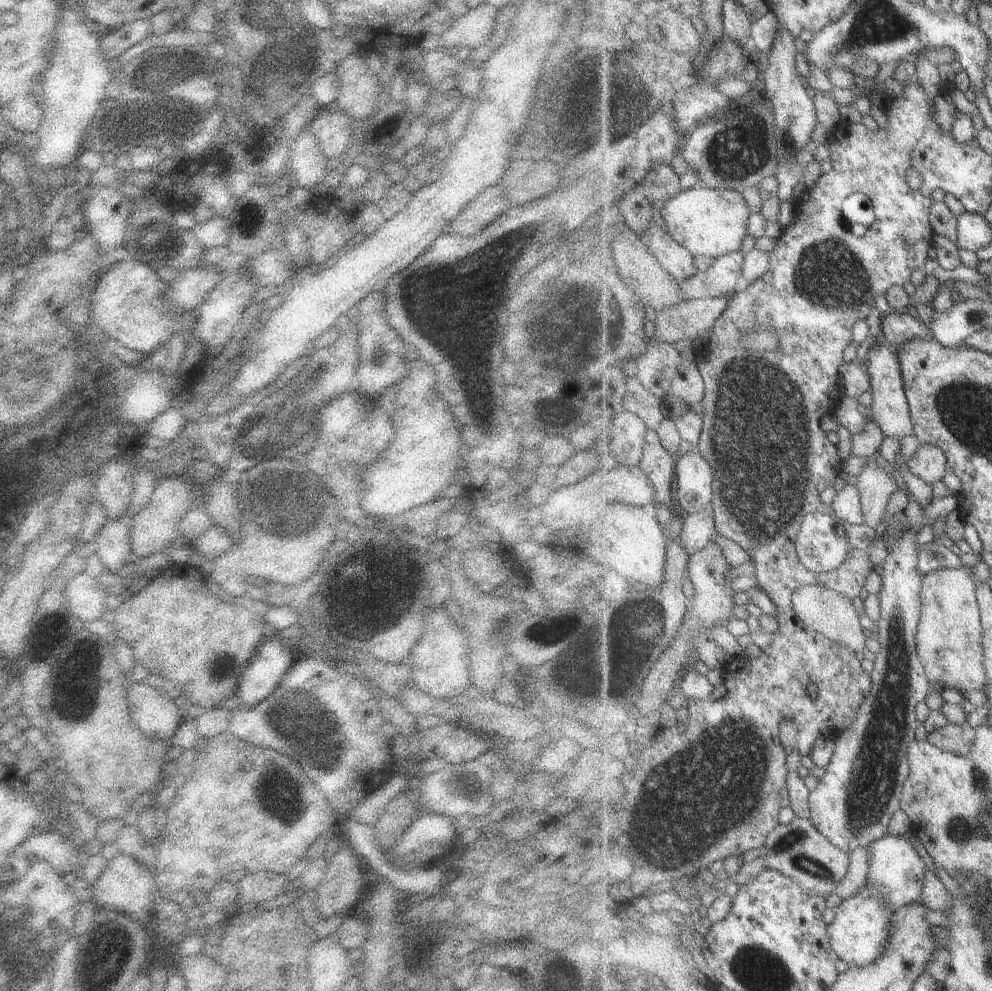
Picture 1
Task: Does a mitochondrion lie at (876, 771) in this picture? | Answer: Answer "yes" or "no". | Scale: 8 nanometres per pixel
yes

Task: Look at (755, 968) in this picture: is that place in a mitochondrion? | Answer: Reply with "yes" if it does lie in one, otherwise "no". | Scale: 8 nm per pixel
yes

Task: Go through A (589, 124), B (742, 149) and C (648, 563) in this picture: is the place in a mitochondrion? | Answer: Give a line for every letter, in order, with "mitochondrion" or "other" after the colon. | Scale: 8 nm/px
A: mitochondrion
B: mitochondrion
C: other

